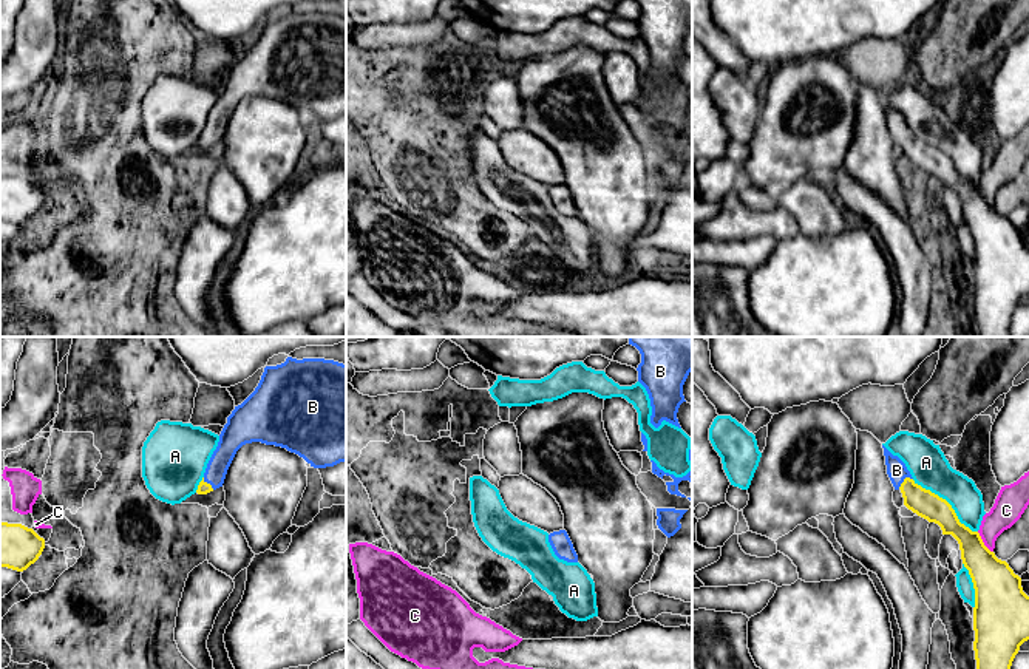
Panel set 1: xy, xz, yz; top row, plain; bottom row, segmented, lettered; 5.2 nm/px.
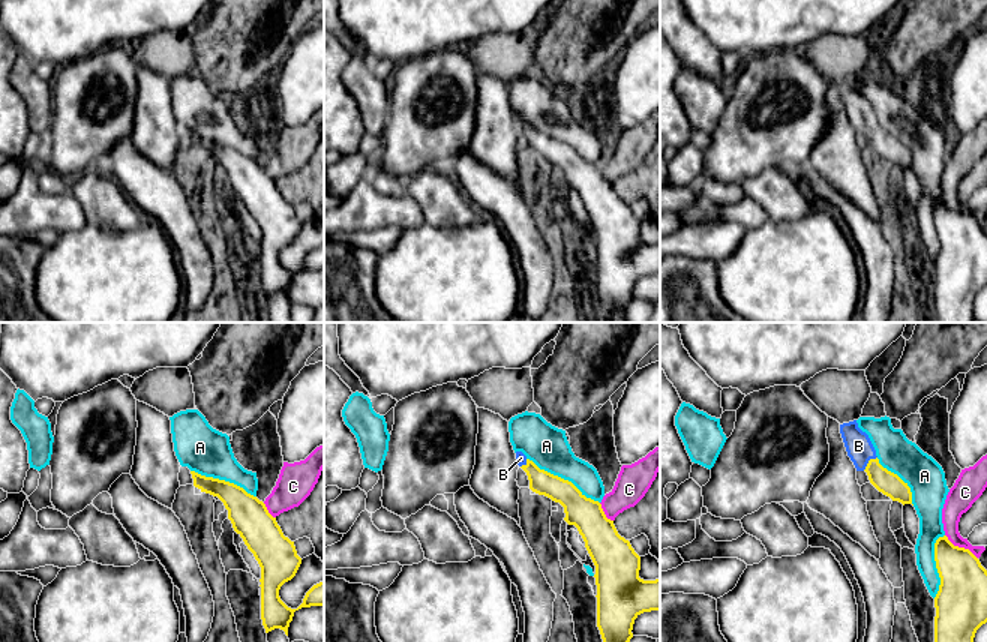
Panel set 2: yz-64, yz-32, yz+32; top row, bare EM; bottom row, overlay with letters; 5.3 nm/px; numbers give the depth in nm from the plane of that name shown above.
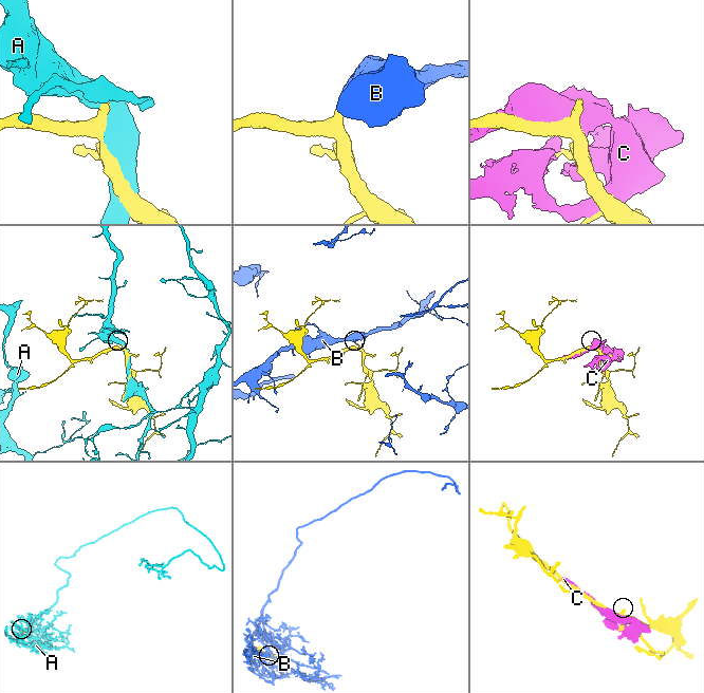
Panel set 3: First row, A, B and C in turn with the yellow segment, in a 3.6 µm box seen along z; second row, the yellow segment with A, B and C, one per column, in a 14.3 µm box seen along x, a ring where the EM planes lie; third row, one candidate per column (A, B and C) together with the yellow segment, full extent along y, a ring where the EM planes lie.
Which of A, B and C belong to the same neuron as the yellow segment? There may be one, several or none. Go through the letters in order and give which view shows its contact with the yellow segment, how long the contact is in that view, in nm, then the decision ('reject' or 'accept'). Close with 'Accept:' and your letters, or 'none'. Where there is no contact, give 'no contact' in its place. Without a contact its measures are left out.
A: contact in yz; length 440 nm; reject
B: contact in yz; length 100 nm; accept
C: contact in yz; length 140 nm; reject
Accept: B

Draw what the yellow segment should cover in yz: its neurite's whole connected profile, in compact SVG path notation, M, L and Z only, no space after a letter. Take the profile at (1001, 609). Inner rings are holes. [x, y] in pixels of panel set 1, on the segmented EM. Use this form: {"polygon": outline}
{"polygon": "M884 445L882 448L887 474L895 490L902 493L904 505L929 522L938 524L942 535L952 535L959 544L963 564L969 570L975 589L973 650L976 669L1010 669L1020 646L1029 640L1029 596L1023 592L1021 578L1014 573L1006 561L998 559L984 545L978 531L972 531L959 522L955 510L946 499L918 485L905 464Z"}

